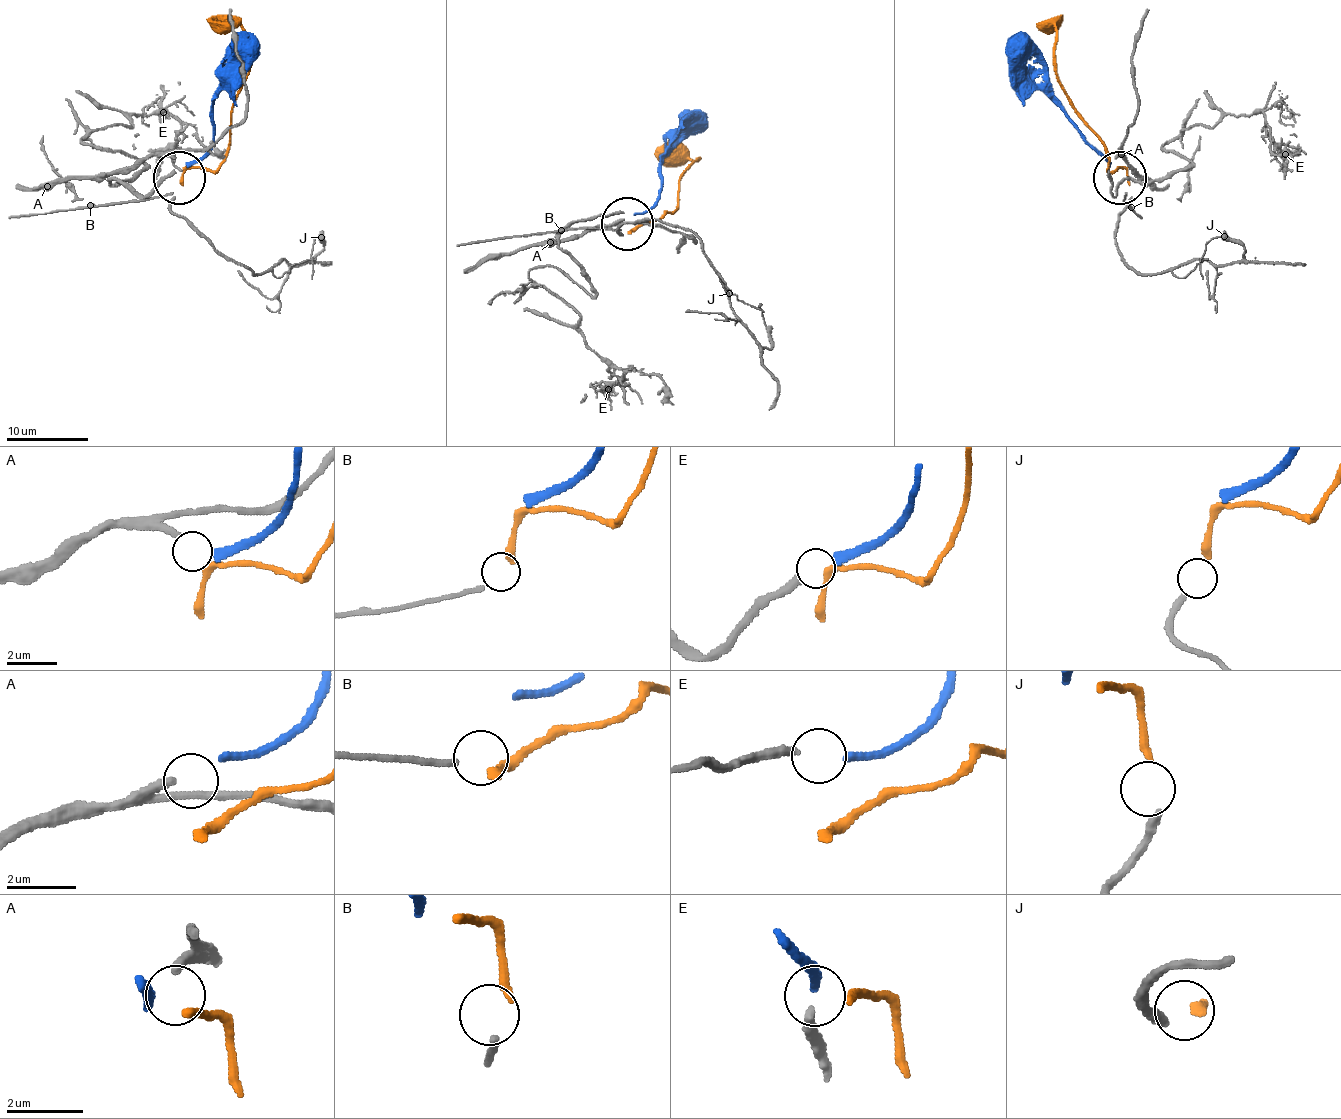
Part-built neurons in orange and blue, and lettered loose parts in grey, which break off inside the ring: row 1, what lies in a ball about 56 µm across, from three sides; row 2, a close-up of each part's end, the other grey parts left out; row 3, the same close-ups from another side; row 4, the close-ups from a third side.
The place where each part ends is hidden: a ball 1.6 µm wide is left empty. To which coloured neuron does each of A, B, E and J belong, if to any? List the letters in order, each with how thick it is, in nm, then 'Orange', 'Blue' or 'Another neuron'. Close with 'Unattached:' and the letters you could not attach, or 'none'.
A: Thickness 280 nm. Another neuron
B: Thickness 190 nm. Another neuron
E: Thickness 280 nm. Blue
J: Thickness 240 nm. Orange
Unattached: A, B

